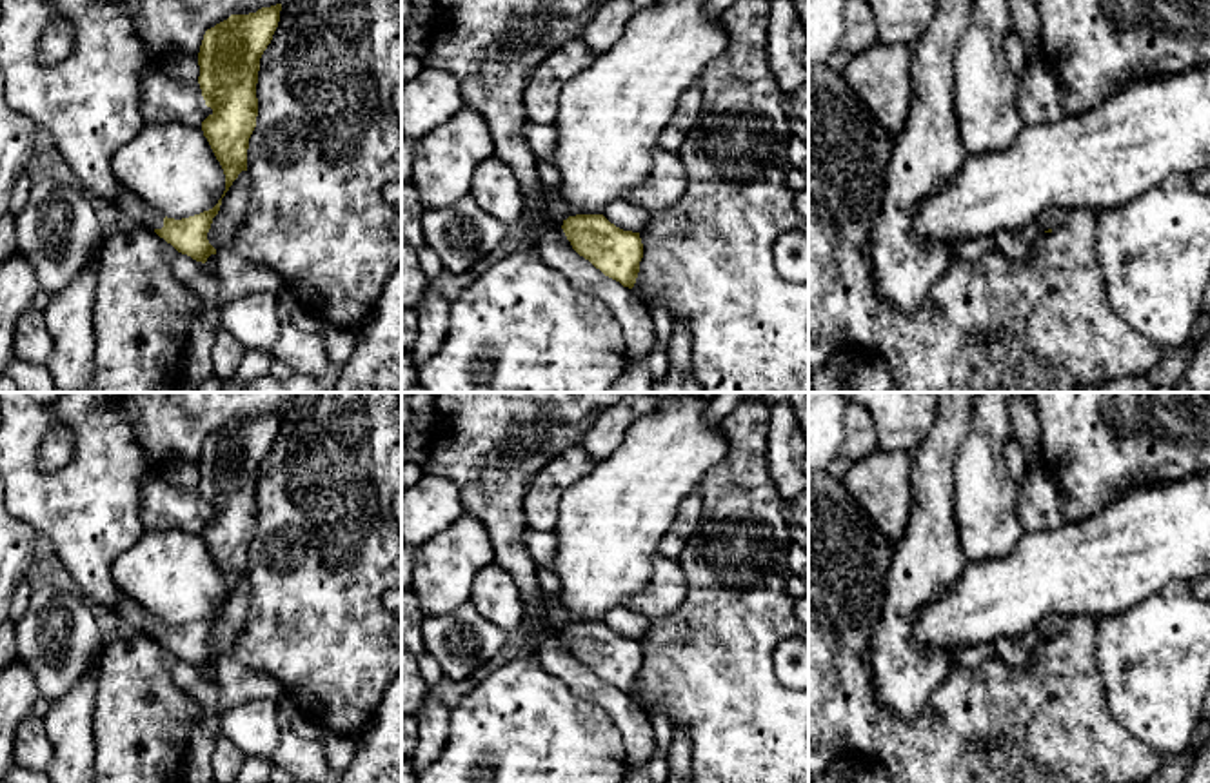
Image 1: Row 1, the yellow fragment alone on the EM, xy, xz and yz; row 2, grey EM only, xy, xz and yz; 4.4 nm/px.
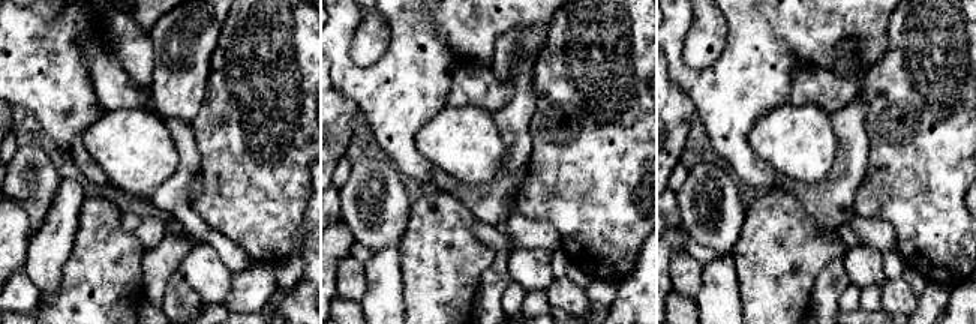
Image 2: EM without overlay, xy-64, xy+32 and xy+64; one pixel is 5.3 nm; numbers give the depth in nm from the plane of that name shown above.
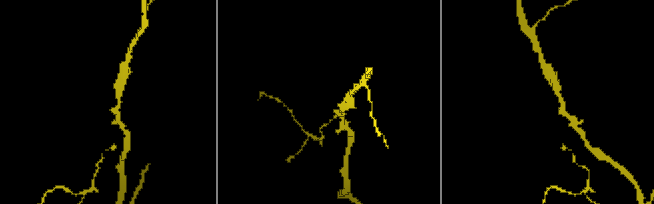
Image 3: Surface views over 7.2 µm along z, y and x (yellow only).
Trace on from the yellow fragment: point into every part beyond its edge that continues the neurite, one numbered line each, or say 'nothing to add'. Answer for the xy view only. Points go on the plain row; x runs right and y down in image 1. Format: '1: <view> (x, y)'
1: xy (142, 622)

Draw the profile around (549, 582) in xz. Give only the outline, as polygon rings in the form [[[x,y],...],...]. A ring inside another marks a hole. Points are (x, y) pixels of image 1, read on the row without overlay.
[[[538,567],[538,583],[549,598],[556,600],[561,592],[561,581],[550,569]]]

